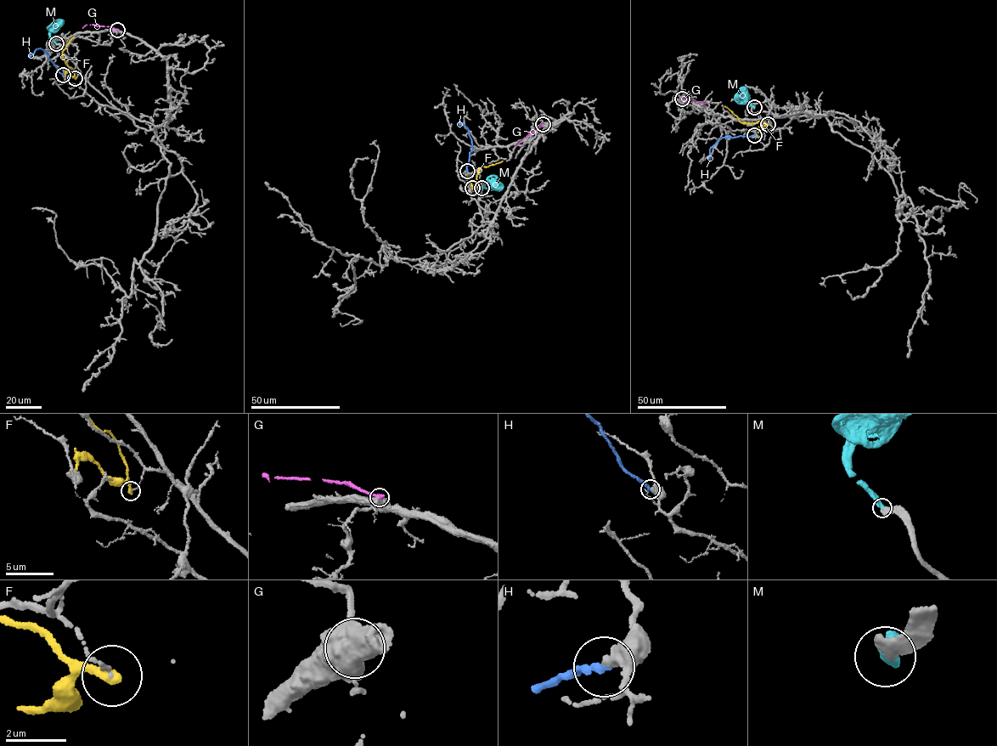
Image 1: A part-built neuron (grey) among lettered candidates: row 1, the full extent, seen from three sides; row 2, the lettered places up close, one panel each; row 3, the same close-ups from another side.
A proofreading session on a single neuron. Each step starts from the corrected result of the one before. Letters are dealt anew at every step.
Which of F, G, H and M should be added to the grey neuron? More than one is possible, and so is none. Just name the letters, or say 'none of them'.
M

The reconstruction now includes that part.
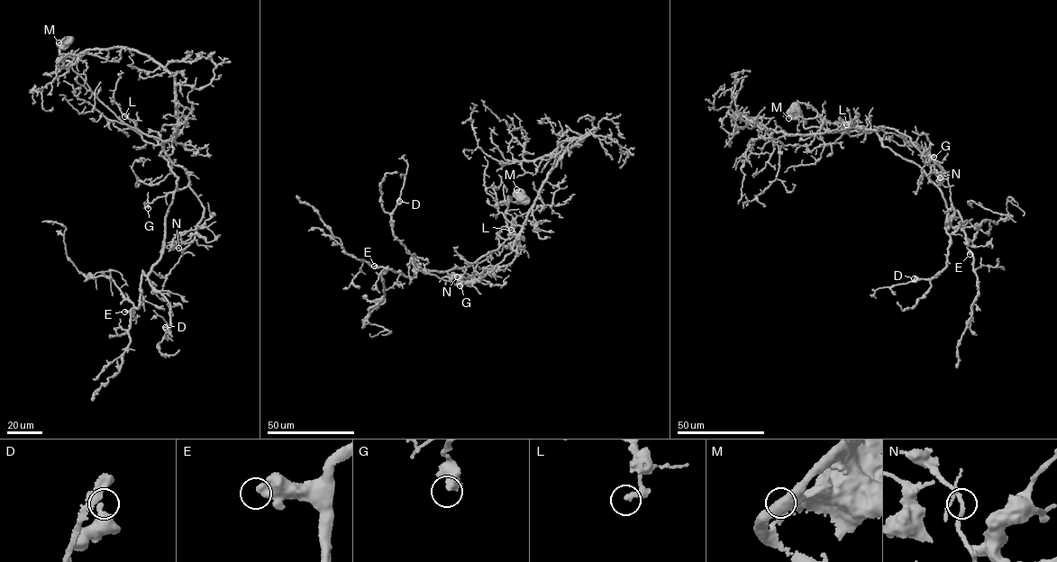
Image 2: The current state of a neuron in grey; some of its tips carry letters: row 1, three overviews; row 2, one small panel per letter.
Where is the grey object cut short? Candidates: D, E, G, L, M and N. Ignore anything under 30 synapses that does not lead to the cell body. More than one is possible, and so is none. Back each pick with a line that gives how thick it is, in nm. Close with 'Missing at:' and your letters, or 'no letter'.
Missing at: no letter

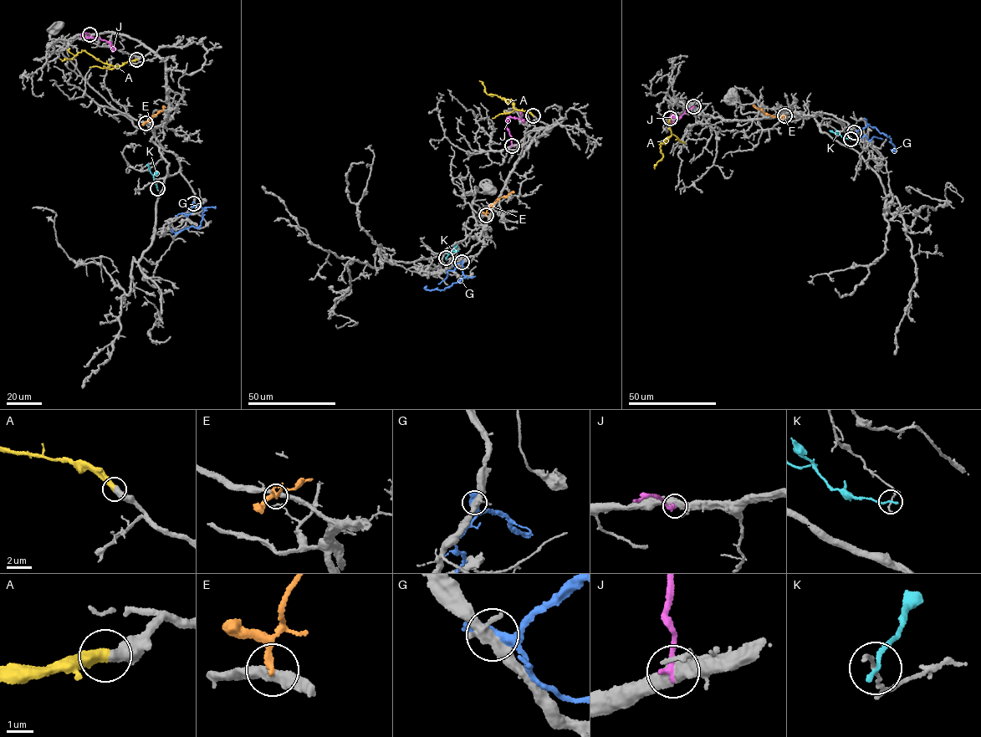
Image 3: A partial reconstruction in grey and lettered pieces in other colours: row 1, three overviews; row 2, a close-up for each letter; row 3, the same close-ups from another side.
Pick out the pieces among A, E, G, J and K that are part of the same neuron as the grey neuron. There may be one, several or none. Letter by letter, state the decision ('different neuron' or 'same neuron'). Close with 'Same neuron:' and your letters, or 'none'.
A: same neuron
E: different neuron
G: different neuron
J: different neuron
K: different neuron
Same neuron: A

